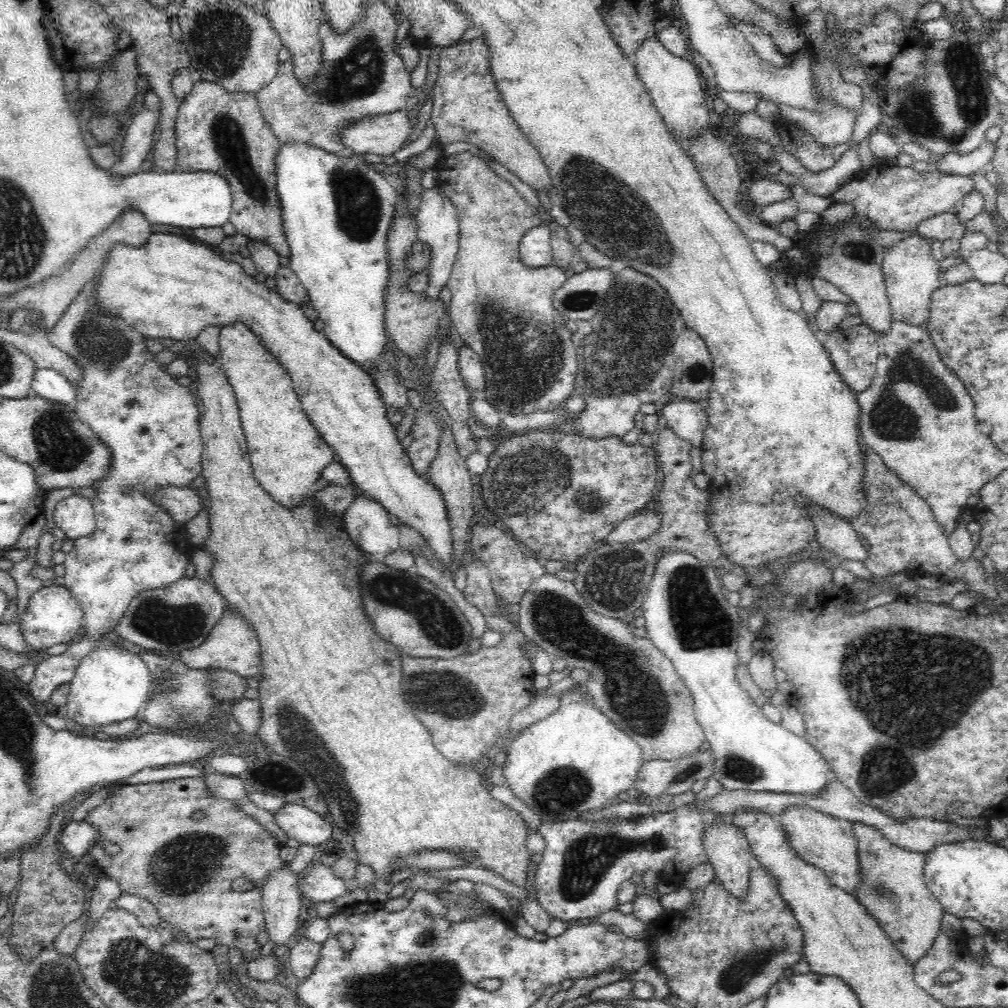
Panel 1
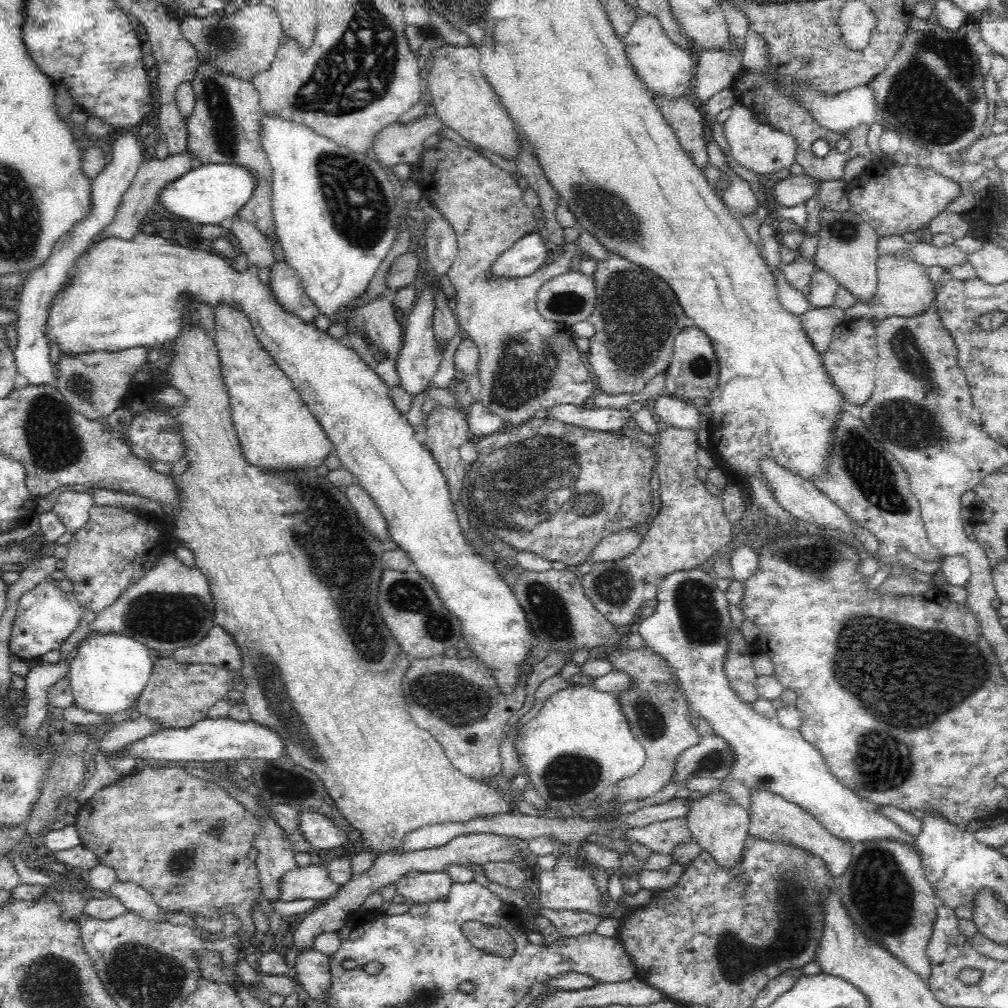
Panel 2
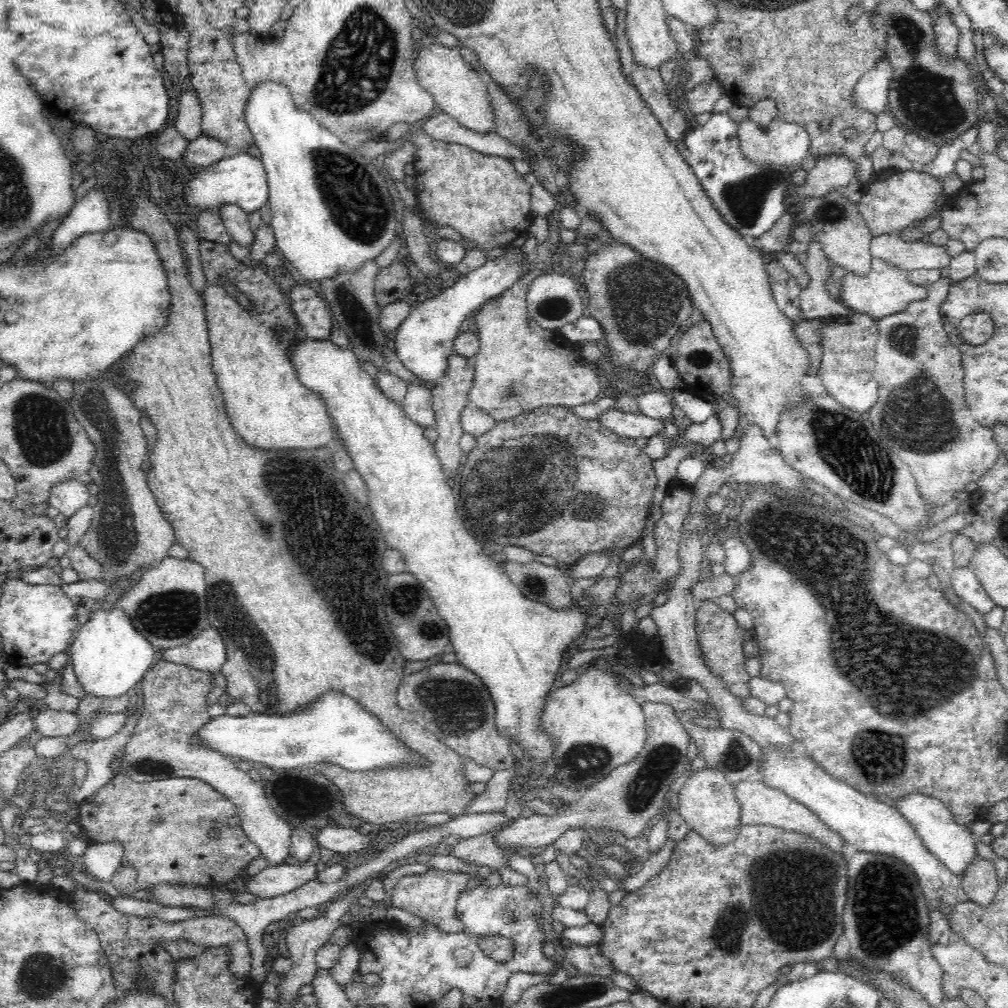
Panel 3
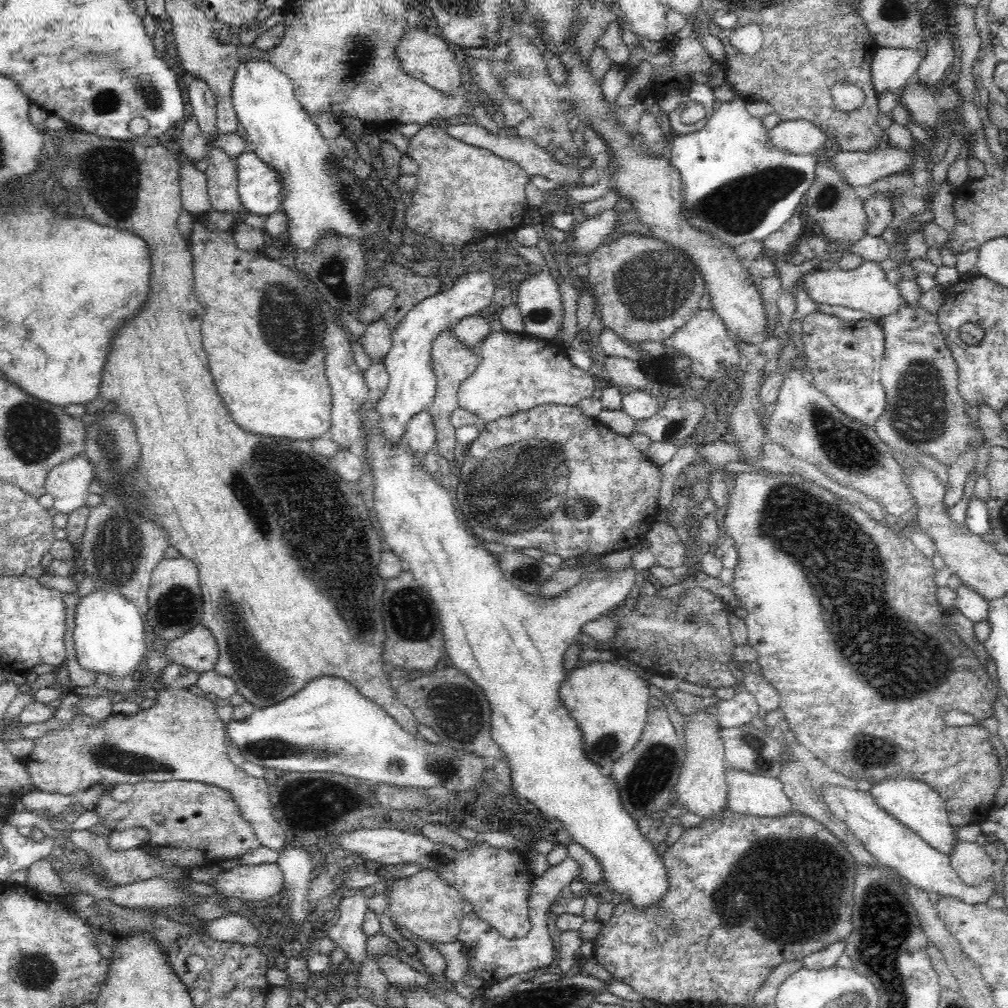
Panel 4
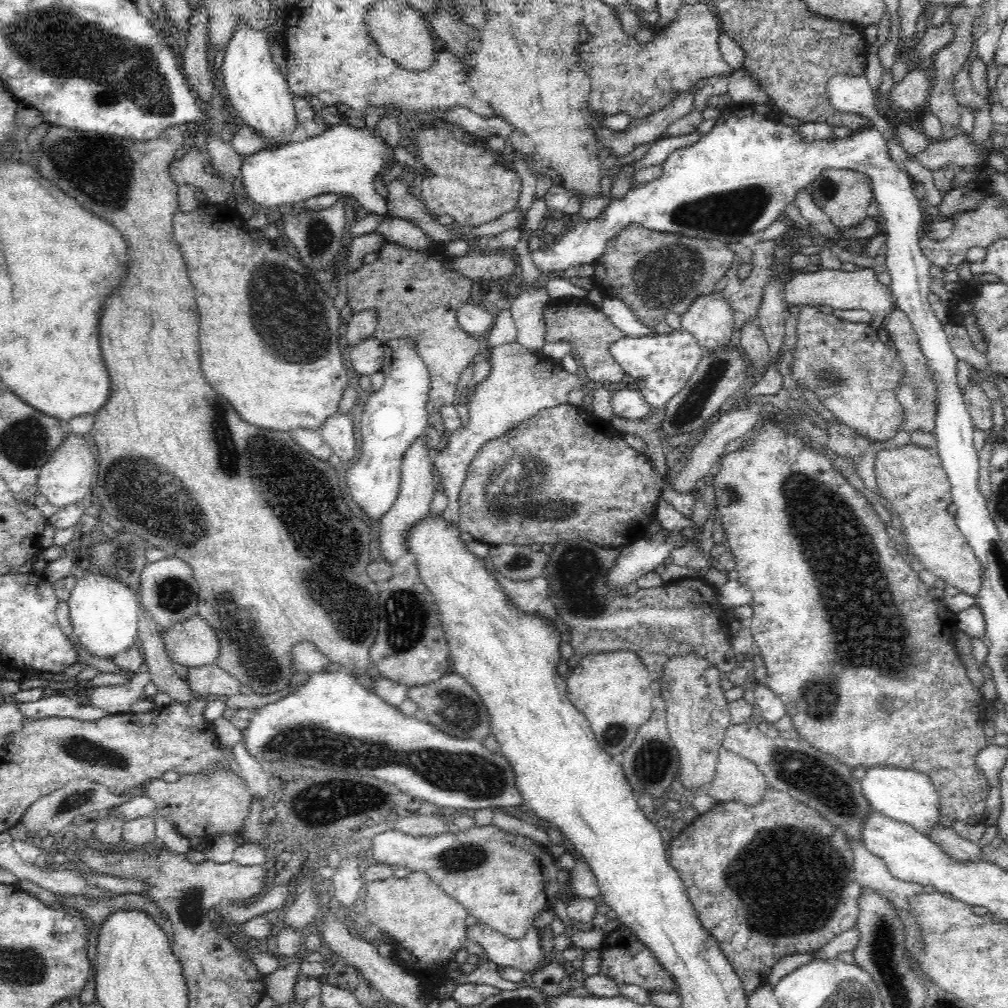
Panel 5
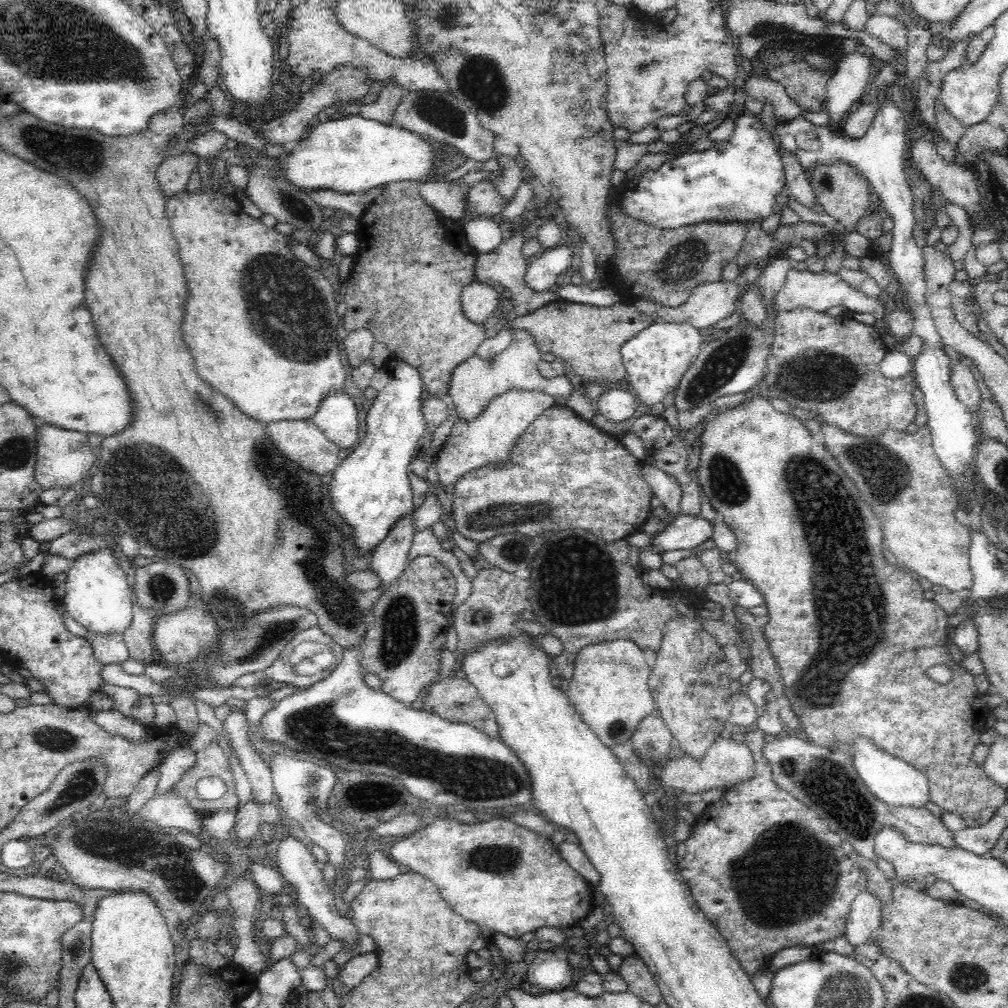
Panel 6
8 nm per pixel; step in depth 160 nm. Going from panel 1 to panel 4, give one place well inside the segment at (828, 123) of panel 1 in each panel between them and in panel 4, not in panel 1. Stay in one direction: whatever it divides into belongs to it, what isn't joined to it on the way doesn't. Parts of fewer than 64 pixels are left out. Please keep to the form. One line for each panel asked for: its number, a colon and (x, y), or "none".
2: (854, 107)
3: (871, 91)
4: (891, 68)

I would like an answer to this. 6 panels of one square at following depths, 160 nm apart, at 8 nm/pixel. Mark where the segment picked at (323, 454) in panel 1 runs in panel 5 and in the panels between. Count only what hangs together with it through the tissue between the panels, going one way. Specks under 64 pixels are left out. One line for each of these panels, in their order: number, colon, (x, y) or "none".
2: (276, 430)
3: (269, 407)
4: (265, 350)
5: (268, 334)

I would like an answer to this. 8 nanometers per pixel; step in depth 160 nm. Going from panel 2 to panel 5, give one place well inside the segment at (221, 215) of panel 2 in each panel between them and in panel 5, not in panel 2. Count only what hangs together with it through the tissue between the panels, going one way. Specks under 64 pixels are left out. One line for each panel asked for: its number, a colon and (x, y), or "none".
3: (240, 180)
4: (259, 187)
5: (344, 160)

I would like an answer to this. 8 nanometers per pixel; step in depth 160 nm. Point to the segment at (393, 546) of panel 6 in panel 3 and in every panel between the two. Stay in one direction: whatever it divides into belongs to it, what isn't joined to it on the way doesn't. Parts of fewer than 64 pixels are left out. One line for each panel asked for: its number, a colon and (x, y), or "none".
3: (417, 404)
4: (420, 434)
5: (416, 489)

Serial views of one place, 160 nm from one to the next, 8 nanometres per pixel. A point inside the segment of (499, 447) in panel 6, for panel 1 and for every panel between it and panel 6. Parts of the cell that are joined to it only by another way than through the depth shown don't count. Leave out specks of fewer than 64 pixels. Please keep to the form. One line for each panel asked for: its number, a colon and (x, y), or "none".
1: (502, 309)
2: (526, 363)
3: (520, 366)
4: (516, 372)
5: (520, 383)

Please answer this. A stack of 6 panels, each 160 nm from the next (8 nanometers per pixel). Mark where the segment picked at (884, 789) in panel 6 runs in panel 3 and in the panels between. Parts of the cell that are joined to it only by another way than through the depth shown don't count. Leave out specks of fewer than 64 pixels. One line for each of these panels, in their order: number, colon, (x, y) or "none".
3: (954, 845)
4: (915, 804)
5: (907, 796)

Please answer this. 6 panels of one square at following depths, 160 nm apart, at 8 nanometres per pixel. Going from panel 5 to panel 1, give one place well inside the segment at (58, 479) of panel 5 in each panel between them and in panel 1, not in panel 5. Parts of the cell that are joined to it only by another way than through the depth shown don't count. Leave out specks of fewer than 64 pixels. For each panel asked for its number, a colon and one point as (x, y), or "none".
1: (75, 516)
2: (72, 508)
3: (68, 497)
4: (68, 484)

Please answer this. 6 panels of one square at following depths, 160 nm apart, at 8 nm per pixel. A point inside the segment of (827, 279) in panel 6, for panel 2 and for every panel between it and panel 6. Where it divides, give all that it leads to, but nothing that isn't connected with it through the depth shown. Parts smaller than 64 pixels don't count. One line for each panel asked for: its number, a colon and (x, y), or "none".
2: (904, 288)
3: (886, 290)
4: (866, 288)
5: (860, 289)

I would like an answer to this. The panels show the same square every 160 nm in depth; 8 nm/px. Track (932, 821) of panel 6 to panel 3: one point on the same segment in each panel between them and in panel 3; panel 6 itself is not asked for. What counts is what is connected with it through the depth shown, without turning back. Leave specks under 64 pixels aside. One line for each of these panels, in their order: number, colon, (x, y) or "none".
3: (979, 882)
4: (973, 864)
5: (949, 841)

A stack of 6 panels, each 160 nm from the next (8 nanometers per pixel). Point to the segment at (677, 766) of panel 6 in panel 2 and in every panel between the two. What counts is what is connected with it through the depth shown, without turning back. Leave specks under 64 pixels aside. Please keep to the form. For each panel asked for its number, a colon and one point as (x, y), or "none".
2: (773, 818)
3: (761, 805)
4: (750, 794)
5: (736, 778)

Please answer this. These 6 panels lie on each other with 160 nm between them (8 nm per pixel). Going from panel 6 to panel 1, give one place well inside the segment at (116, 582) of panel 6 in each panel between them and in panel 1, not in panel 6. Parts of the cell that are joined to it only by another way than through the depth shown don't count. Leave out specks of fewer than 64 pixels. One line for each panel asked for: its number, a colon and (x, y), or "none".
1: (109, 686)
2: (108, 672)
3: (109, 657)
4: (109, 634)
5: (104, 614)

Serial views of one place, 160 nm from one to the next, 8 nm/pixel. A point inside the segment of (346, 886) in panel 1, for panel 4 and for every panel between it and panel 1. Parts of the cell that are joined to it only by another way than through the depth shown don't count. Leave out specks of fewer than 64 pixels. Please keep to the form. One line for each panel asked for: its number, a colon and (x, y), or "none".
2: (312, 881)
3: (272, 881)
4: (254, 883)

